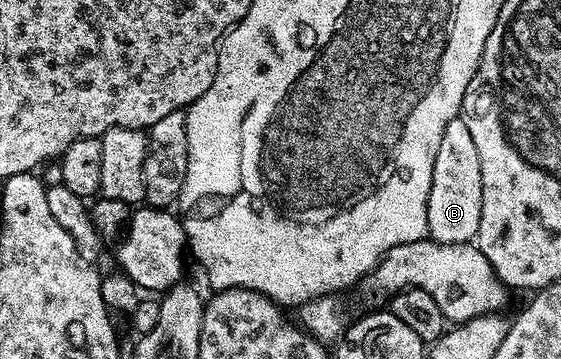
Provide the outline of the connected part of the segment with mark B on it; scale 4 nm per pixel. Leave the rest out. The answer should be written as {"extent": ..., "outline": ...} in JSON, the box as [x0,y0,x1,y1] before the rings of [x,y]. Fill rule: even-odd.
{"extent":[427,118,483,244],"outline":[[[458,118],[447,122],[447,130],[443,130],[443,142],[439,142],[439,154],[435,154],[431,194],[427,198],[428,239],[437,244],[468,244],[476,241],[479,214],[483,214],[483,174],[479,170],[479,150],[475,150],[475,141],[471,138],[471,130],[467,130],[467,122]]]}

